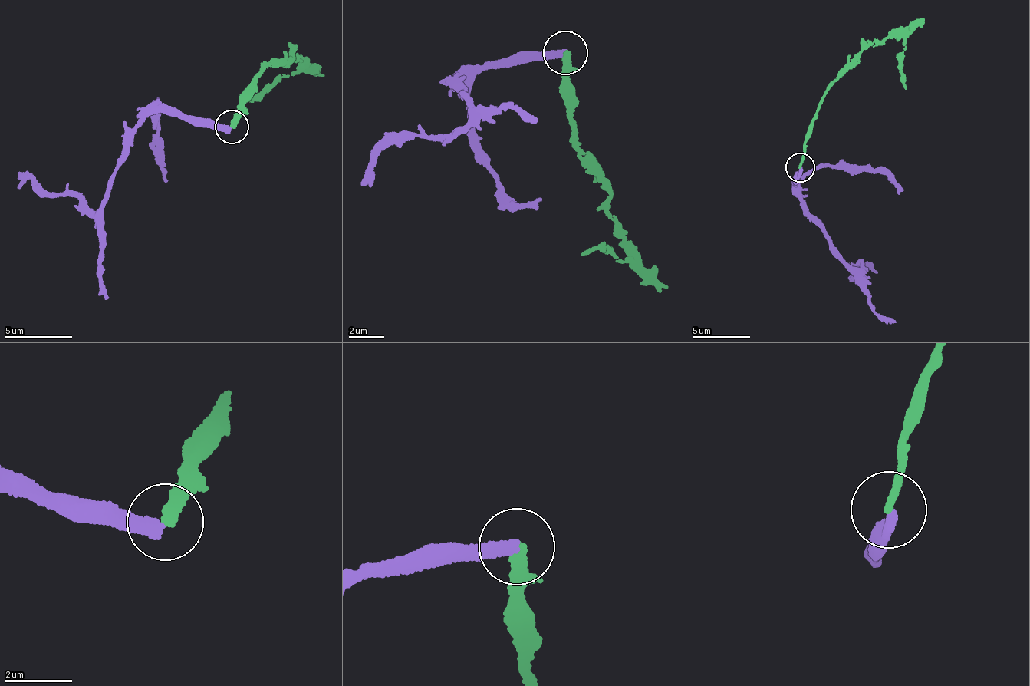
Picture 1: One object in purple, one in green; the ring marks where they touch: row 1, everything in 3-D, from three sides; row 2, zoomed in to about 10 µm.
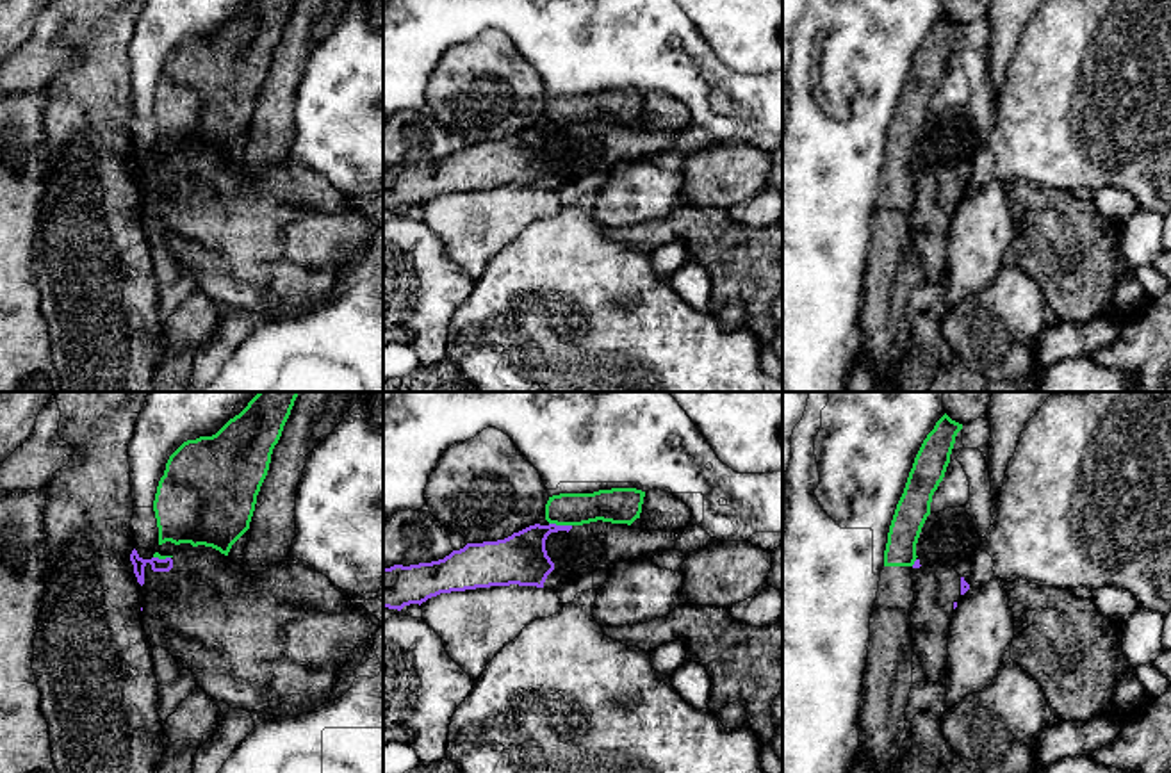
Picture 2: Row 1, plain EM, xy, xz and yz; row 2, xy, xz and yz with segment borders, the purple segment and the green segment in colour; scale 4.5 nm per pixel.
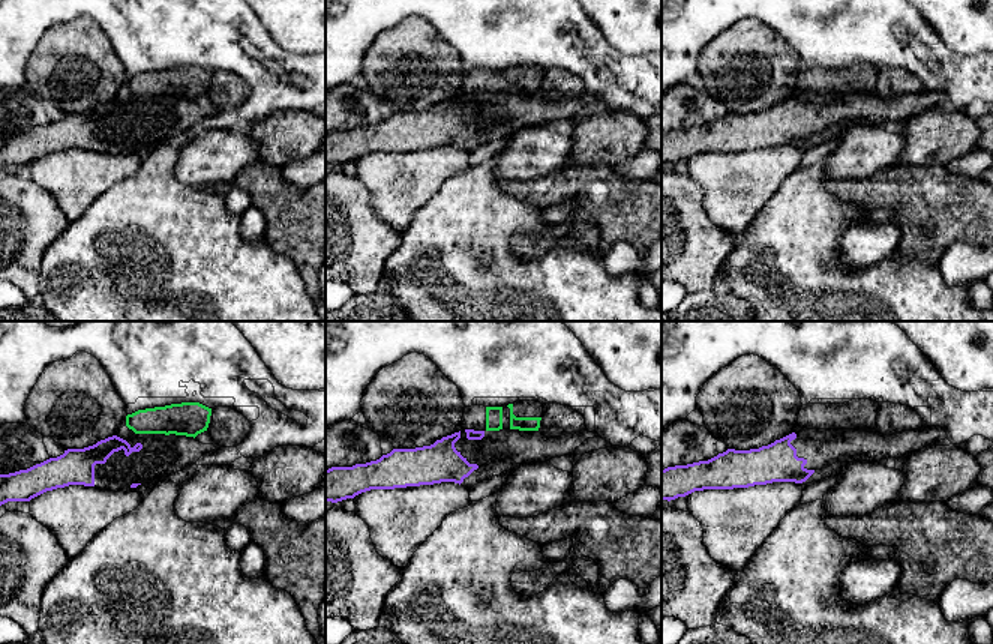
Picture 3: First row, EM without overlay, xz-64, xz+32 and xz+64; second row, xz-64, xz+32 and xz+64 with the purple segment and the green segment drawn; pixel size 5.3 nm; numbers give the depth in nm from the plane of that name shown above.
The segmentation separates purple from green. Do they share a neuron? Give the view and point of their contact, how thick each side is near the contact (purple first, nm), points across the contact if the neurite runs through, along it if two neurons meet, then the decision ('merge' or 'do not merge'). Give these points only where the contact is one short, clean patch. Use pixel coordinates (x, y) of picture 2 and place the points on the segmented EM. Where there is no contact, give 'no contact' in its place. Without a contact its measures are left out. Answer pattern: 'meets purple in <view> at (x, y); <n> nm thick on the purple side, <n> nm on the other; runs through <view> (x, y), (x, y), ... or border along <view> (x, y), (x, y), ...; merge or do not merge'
meets purple in xz at (560, 526); 220 nm thick on the purple side, 140 nm on the other; border along xz (549, 522), (571, 526); do not merge

